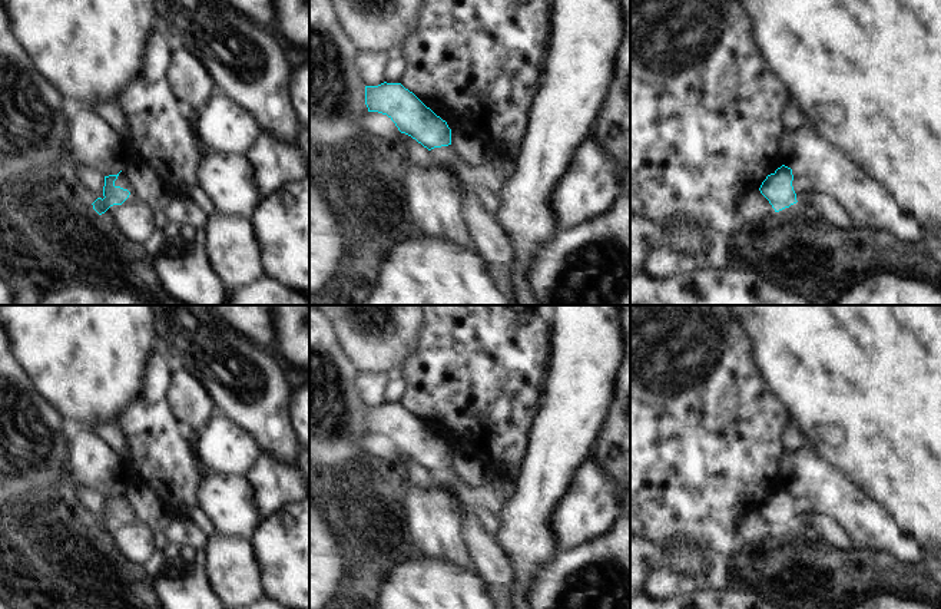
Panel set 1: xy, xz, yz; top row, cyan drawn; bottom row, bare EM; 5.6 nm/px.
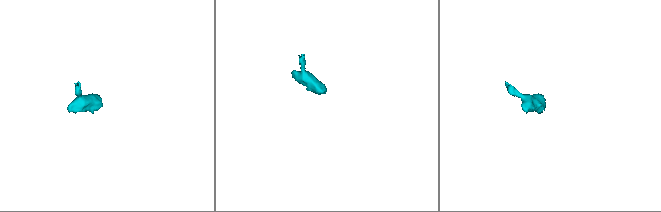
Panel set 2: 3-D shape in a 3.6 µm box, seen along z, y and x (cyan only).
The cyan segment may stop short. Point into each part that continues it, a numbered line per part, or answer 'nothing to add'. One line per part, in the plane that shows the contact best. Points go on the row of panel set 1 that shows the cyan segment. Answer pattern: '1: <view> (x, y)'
1: xy (121, 181)

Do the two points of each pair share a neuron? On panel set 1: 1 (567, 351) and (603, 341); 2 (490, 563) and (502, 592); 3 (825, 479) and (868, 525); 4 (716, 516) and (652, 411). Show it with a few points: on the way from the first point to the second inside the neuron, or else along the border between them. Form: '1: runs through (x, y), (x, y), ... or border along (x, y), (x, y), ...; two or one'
1: runs through (576, 351), (582, 351), (595, 341); one
2: runs through (496, 571), (499, 585); one
3: runs through (834, 490), (857, 513); one
4: runs through (703, 490), (693, 456), (675, 437); one

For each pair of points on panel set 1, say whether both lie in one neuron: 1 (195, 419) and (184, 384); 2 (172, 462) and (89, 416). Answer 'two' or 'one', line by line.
1: one
2: two

